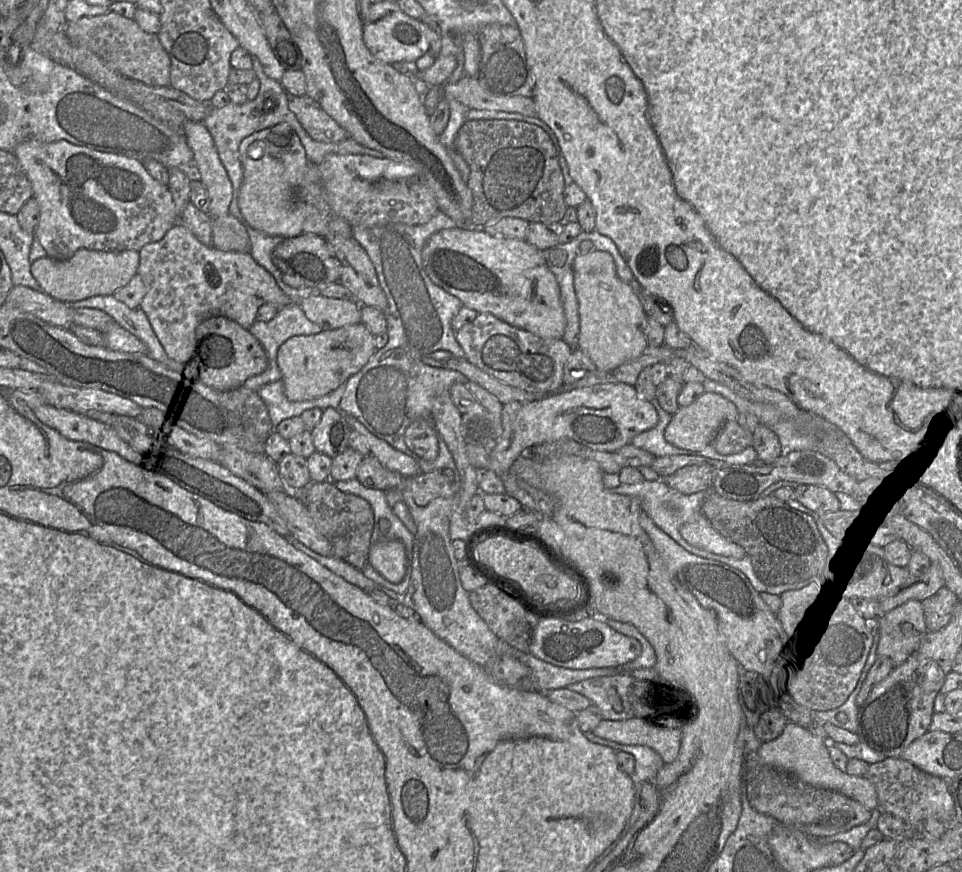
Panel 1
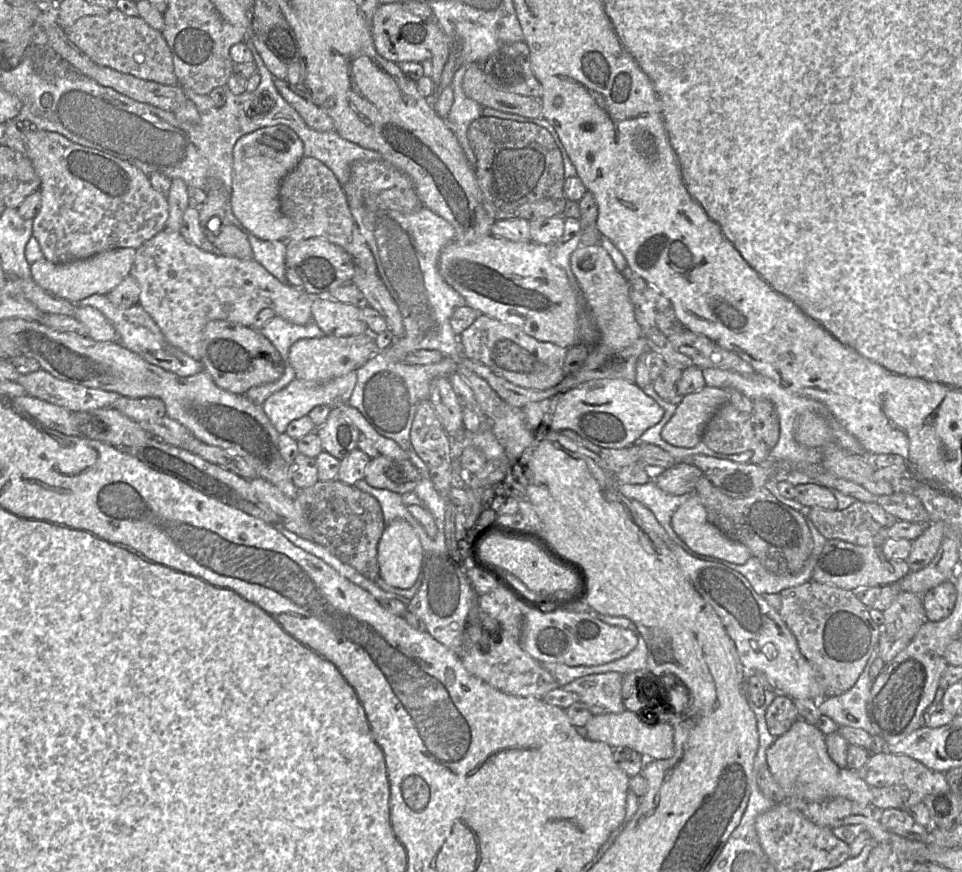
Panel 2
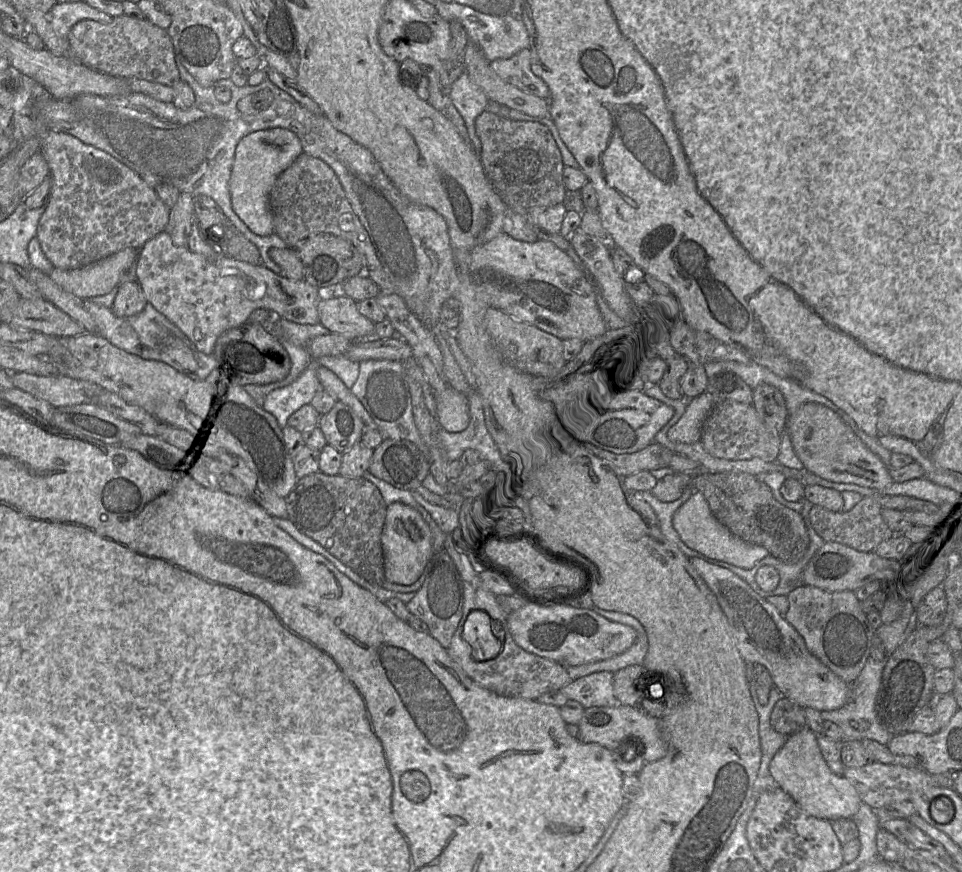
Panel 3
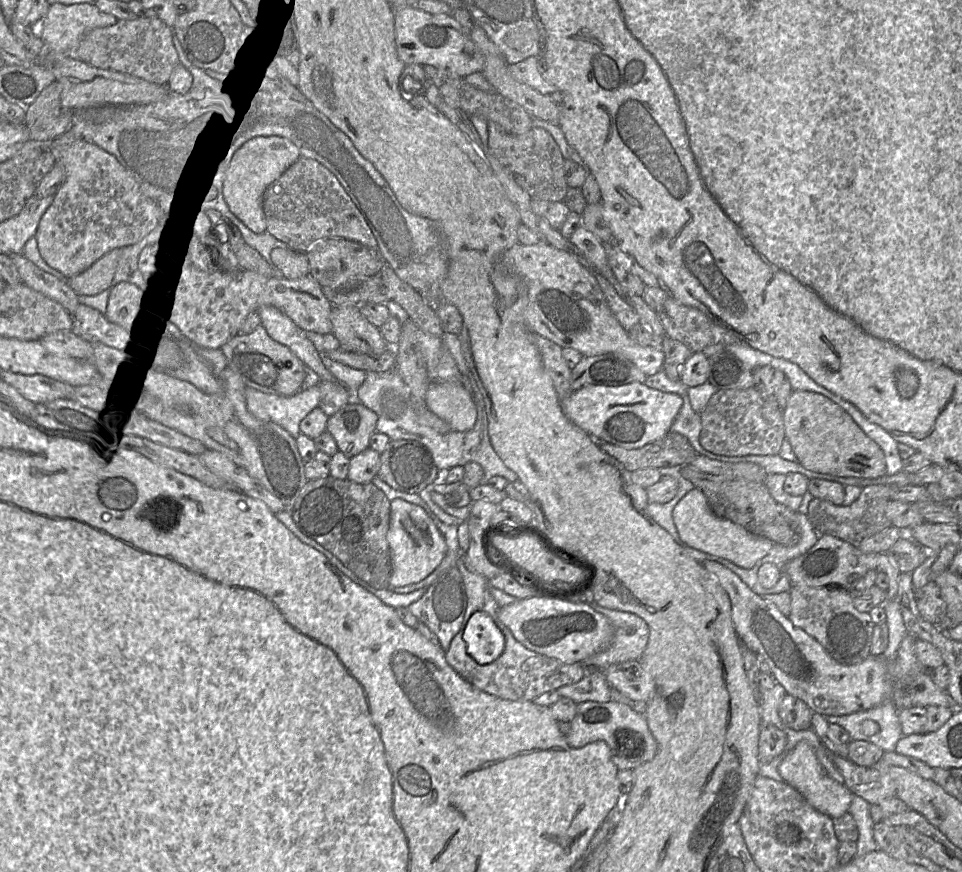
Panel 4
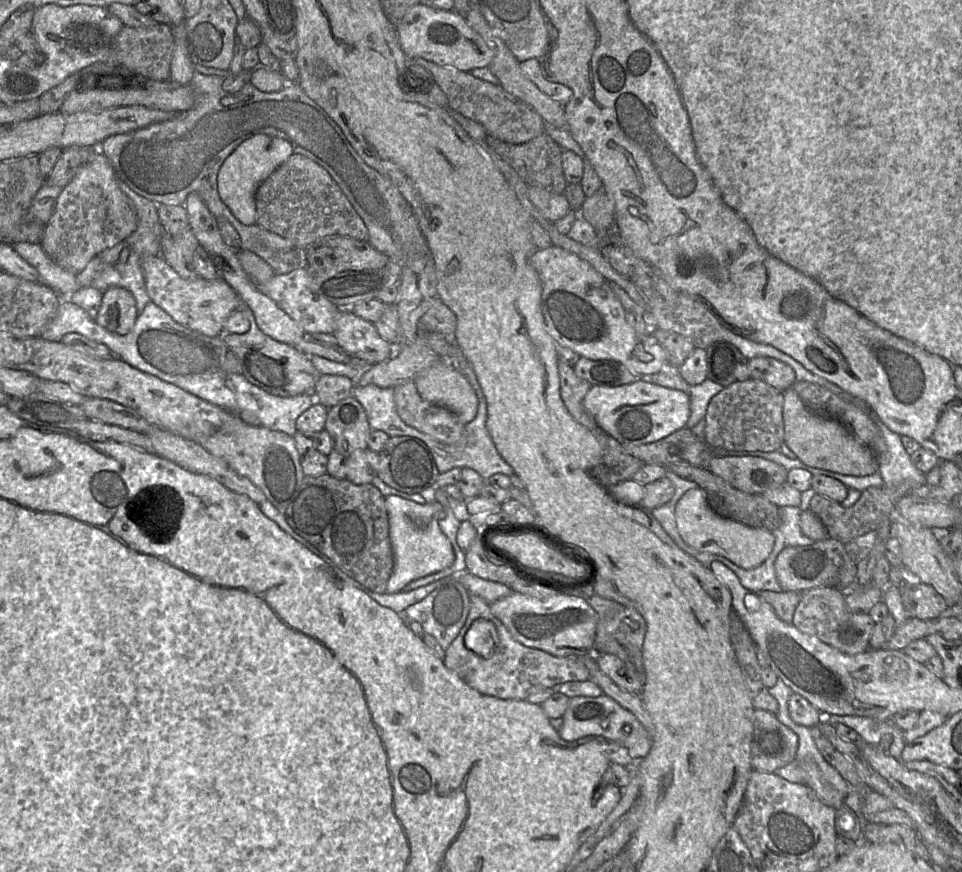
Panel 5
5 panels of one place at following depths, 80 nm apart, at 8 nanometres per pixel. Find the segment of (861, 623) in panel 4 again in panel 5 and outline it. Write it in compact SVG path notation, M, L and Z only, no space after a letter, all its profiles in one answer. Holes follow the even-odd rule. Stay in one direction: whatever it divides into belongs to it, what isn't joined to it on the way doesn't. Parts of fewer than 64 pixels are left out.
M819 587L801 592L801 598L795 609L792 625L798 630L848 655L864 653L876 623L868 614L853 614L846 607L847 592Z

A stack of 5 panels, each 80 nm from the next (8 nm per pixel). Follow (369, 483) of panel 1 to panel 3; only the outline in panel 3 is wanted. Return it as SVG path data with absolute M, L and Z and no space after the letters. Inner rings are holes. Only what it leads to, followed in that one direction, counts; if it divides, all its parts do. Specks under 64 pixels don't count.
M387 438L374 449L368 473L395 488L414 491L429 470L428 457L415 443Z

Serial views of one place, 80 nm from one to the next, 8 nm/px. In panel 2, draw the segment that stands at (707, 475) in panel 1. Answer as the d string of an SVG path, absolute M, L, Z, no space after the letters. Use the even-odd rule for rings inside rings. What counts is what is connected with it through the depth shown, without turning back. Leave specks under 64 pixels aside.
M677 463L675 466L665 469L655 481L656 485L665 493L681 496L694 493L696 484L704 476L696 466L687 463Z

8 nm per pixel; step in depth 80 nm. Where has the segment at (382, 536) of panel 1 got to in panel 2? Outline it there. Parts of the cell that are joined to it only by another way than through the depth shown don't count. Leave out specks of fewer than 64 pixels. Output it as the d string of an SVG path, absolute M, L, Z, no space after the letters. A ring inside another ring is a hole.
M360 479L353 484L357 489L374 497L381 508L385 525L394 519L403 519L407 523L414 522L415 519L403 504L401 495L387 489L378 489L370 486L364 479Z

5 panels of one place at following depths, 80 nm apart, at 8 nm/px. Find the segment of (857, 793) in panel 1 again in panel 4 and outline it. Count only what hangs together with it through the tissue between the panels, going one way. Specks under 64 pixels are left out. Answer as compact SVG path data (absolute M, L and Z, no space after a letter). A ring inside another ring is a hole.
M799 741L778 765L782 780L795 788L817 811L838 818L849 811L853 793L844 785L832 779L819 762L814 749L806 742Z

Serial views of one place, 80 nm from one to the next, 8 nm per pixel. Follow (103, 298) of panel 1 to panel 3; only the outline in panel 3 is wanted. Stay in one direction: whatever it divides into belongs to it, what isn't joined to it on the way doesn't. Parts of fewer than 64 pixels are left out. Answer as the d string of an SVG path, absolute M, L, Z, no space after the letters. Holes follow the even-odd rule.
M84 299L84 307L96 323L96 335L104 337L114 346L147 360L164 362L194 380L204 380L218 368L213 354L199 351L189 338L153 305L147 302L144 309L133 316L117 317L111 308Z

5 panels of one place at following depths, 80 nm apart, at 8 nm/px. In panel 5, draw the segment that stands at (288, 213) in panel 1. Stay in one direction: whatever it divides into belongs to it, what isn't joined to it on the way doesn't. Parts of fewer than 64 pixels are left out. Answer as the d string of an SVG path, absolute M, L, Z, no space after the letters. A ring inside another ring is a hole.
M257 134L239 144L225 159L218 172L218 192L222 201L241 223L244 225L256 223L257 188L293 153L292 145L288 141L266 134Z

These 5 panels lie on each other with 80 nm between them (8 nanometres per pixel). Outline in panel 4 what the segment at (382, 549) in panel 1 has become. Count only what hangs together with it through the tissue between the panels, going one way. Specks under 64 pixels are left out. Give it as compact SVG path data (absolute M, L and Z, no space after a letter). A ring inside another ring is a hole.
M401 499L390 502L390 521L386 539L392 563L390 588L422 581L440 565L447 552L442 534L427 513L421 507Z

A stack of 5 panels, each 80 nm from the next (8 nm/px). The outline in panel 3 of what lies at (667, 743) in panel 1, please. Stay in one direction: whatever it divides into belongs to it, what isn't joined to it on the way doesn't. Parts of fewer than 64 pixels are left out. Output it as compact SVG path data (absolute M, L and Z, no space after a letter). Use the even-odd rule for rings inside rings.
M620 704L614 707L585 708L578 724L577 739L584 743L598 743L609 750L618 749L622 744L633 745L640 754L643 749L645 763L663 758L667 753L667 745L663 739L659 719L648 715L642 709Z

